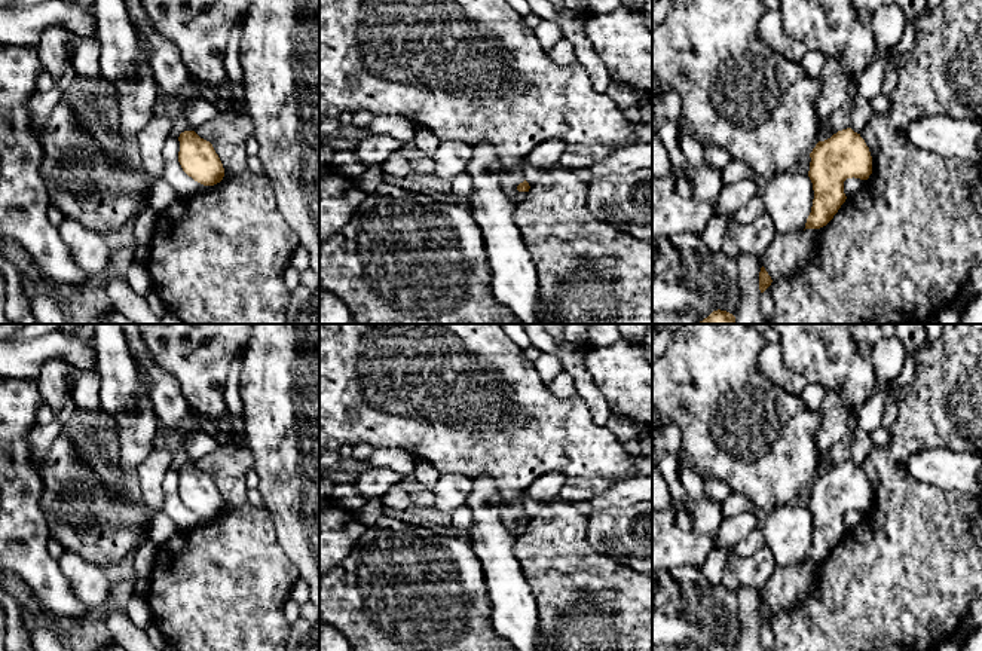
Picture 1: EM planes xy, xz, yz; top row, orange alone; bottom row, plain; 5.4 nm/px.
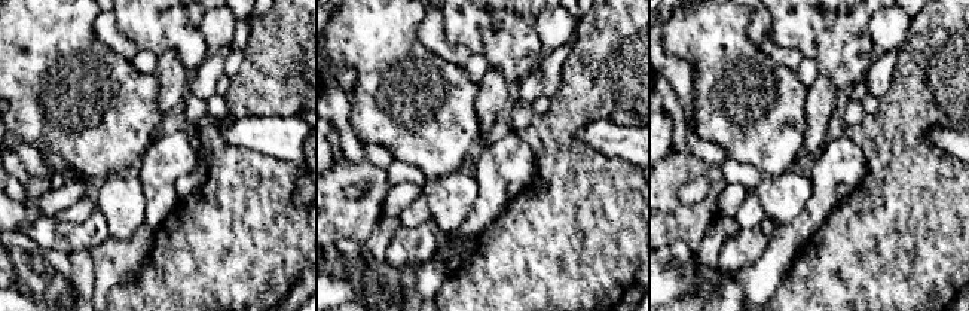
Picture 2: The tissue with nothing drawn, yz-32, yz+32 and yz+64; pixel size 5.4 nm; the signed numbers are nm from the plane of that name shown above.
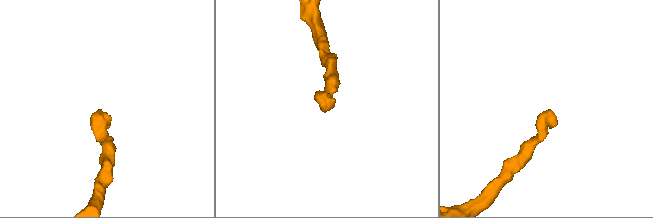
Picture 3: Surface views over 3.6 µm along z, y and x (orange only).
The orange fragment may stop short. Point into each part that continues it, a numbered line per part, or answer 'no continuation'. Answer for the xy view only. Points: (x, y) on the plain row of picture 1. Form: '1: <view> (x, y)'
no continuation

